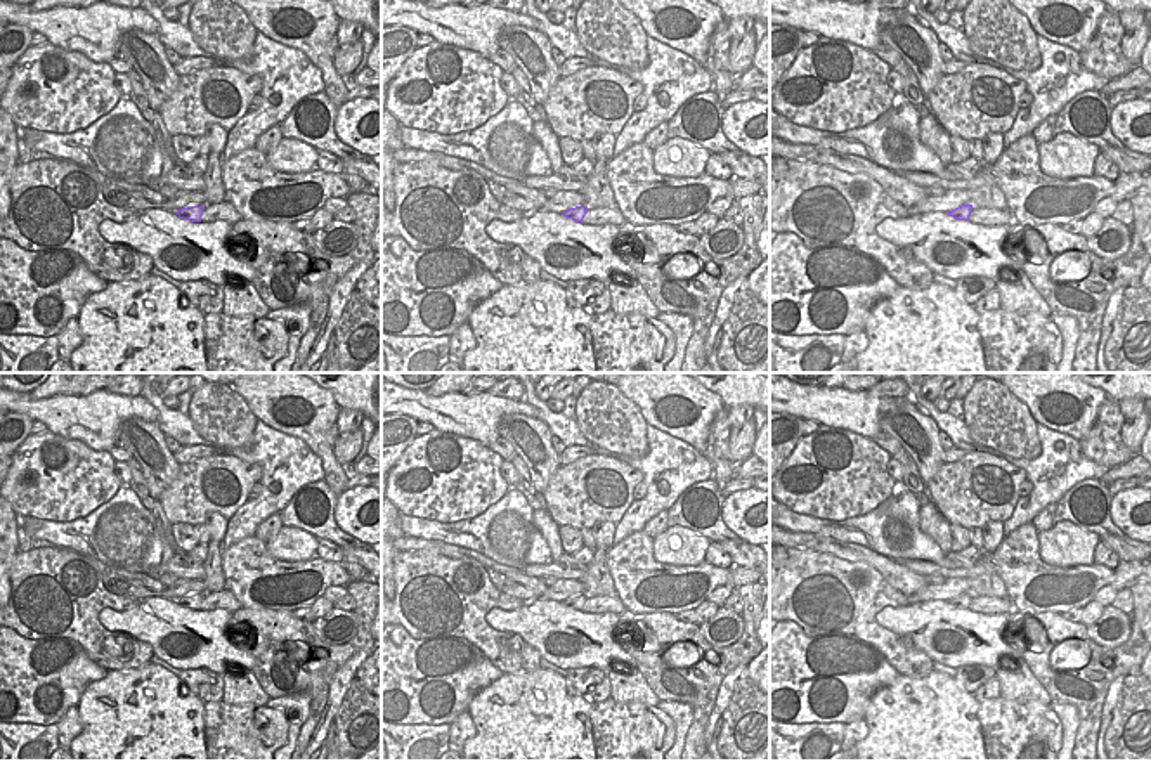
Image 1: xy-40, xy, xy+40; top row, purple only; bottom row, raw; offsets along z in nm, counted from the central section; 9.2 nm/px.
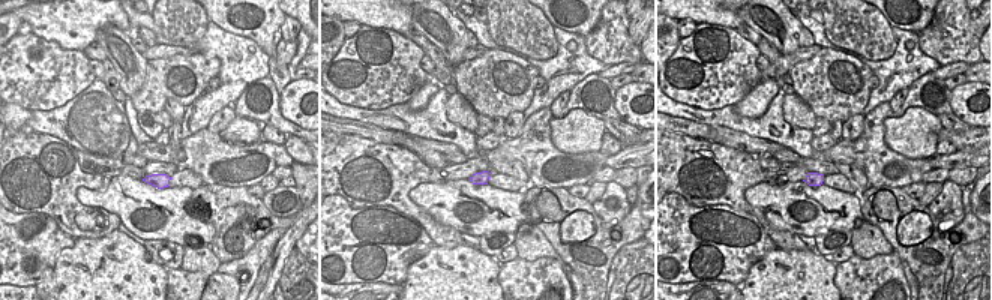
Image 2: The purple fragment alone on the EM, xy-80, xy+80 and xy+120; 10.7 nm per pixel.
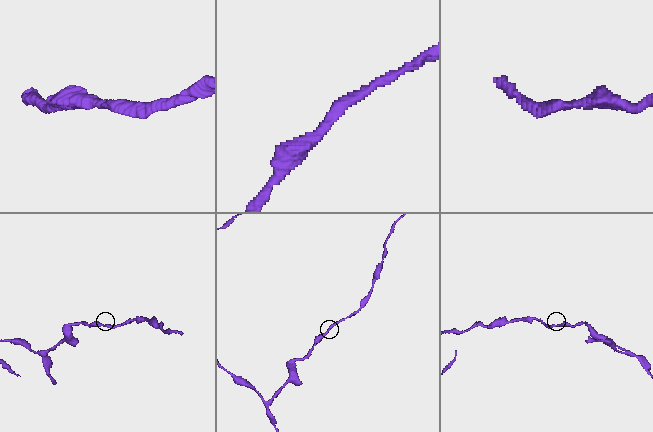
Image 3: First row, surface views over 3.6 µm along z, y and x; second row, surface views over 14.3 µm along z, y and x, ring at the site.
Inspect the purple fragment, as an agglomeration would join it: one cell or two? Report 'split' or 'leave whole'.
leave whole

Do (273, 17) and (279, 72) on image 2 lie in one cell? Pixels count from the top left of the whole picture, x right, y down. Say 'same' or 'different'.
same

